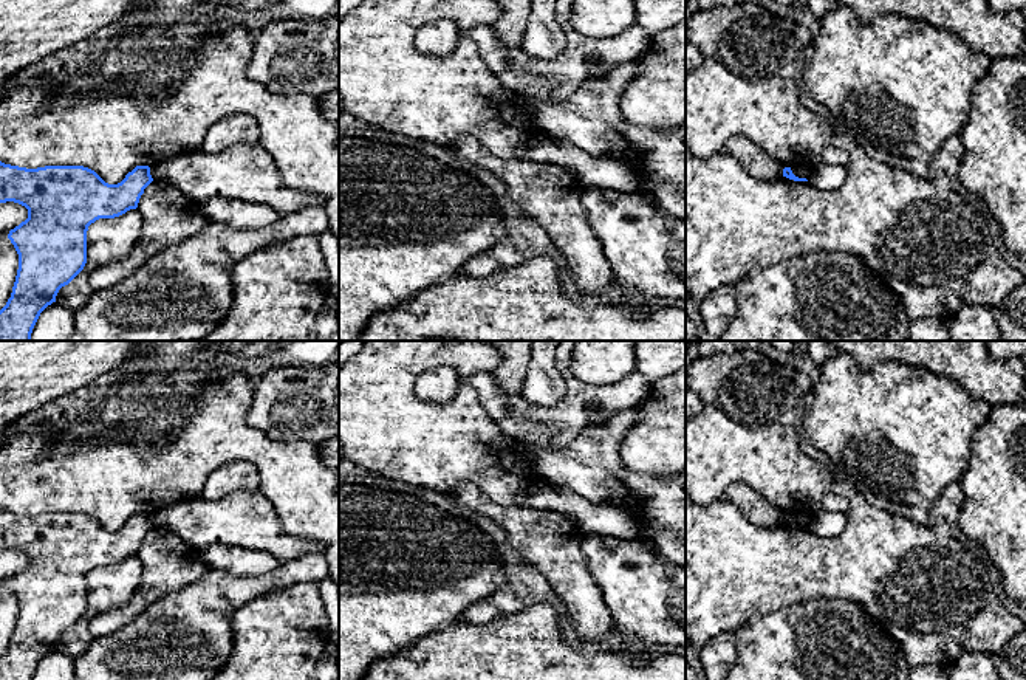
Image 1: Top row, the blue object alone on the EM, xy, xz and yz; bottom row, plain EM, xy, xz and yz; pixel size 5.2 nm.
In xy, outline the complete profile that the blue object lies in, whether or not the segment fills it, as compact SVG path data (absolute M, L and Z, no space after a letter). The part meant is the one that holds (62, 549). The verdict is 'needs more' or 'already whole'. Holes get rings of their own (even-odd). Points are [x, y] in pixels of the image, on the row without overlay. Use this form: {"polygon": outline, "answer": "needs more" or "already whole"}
{"polygon": "M0 508L0 550L14 548L28 556L28 565L8 581L19 601L19 616L11 644L0 657L0 680L32 680L40 660L56 649L59 637L84 616L88 573L136 556L152 528L149 513L136 513L121 530L108 531L84 513L26 516Z", "answer": "already whole"}

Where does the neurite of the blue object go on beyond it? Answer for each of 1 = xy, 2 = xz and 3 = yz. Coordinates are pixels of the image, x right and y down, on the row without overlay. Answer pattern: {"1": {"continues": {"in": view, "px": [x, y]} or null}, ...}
{"1": {"continues": null}, "2": {"continues": null}, "3": {"continues": null}}

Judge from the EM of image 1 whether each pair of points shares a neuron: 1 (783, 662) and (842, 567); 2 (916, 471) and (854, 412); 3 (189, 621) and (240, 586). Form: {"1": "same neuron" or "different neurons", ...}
{"1": "different neurons", "2": "same neuron", "3": "same neuron"}

